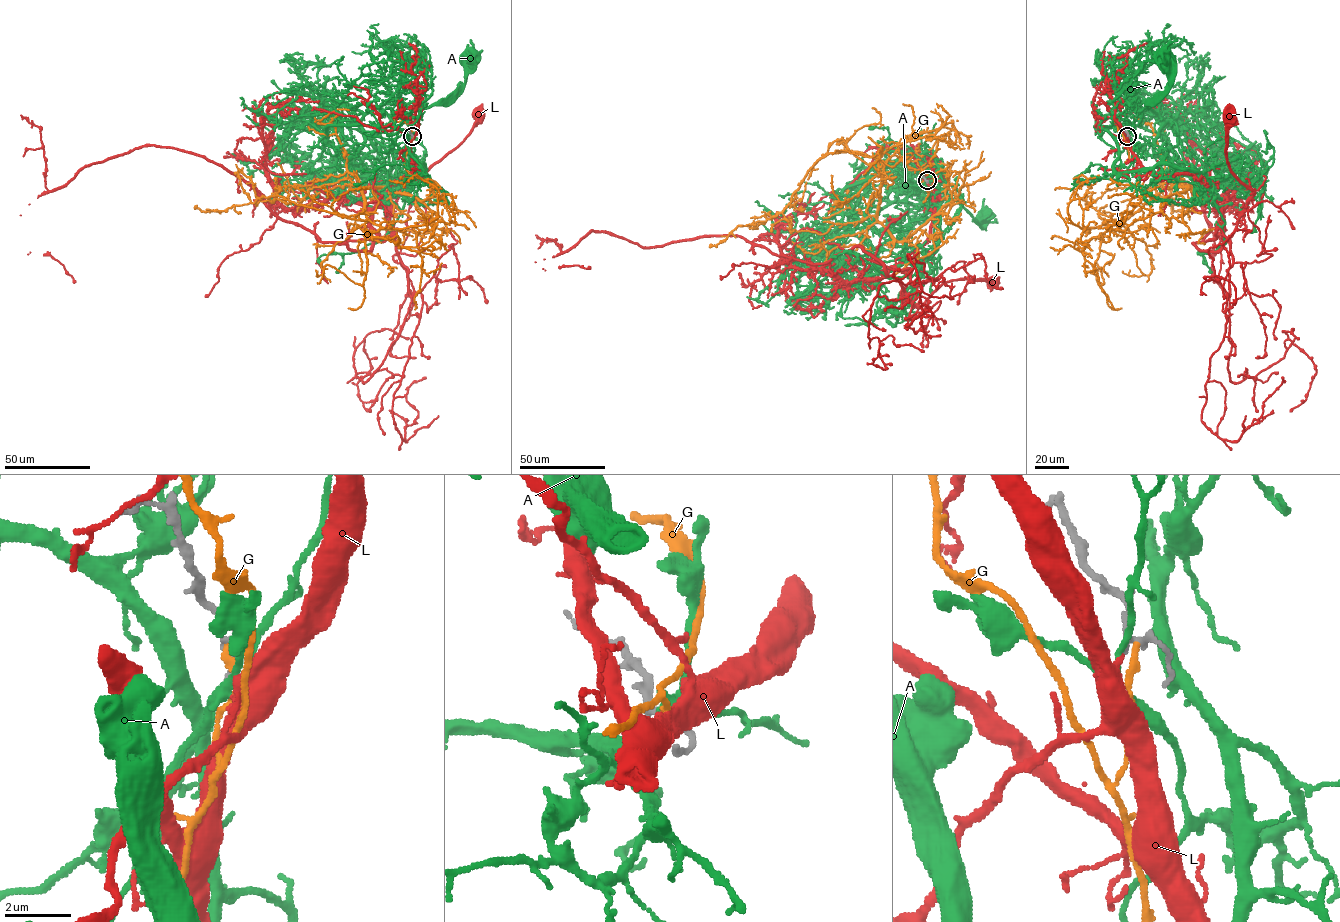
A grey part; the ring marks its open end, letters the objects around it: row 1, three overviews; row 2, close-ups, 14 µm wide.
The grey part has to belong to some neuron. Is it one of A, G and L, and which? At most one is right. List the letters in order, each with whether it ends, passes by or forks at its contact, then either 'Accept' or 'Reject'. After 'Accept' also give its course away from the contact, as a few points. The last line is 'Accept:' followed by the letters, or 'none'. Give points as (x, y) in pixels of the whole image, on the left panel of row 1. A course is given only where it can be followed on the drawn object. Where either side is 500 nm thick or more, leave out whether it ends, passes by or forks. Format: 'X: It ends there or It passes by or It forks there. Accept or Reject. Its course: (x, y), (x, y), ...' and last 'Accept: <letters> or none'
A: It passes by. Reject
G: It ends there. Reject
L: It ends there. Accept. Its course: (412, 136), (419, 176), (398, 178), (372, 212), (382, 241), (394, 201), (470, 132), (476, 115)
Accept: L

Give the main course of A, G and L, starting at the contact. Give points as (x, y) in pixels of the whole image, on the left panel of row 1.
A: (413, 135), (405, 144), (408, 135), (378, 107), (444, 103), (464, 85), (470, 58)
G: (411, 135), (405, 168), (436, 194), (364, 187), (368, 220), (279, 196), (194, 206)
L: (412, 136), (419, 176), (398, 178), (372, 212), (382, 241), (394, 201), (470, 132), (476, 115)

